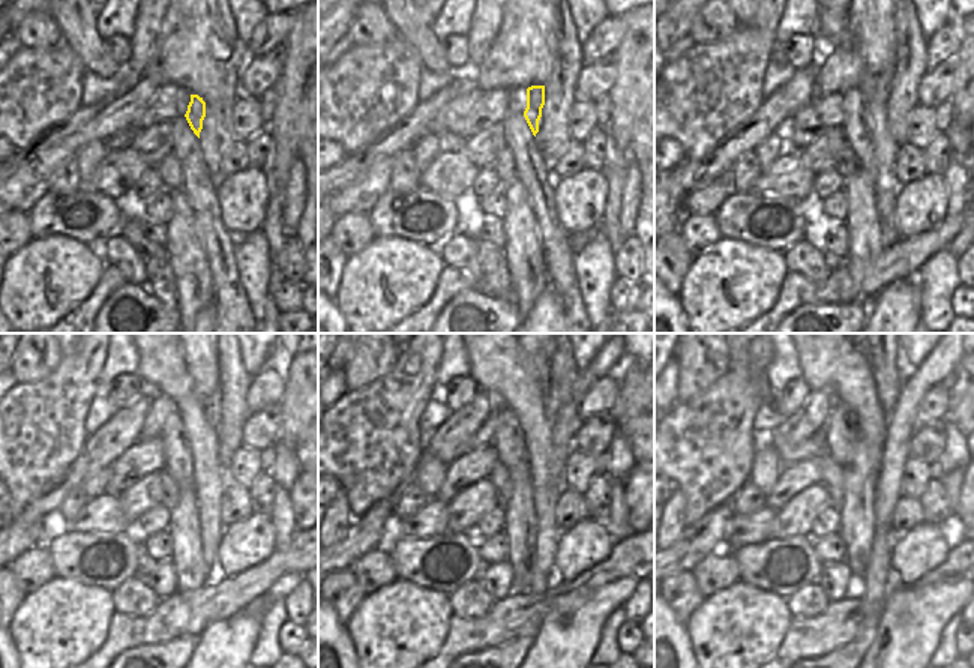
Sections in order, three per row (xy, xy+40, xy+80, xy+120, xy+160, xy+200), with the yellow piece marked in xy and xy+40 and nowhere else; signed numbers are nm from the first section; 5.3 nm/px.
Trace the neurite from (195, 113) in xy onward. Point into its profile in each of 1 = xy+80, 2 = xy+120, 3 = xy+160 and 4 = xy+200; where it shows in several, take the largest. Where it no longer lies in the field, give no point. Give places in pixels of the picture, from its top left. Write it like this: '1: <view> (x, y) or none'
1: xy+80 (877, 87)
2: xy+120 (212, 406)
3: xy+160 (551, 403)
4: xy+200 (886, 371)

